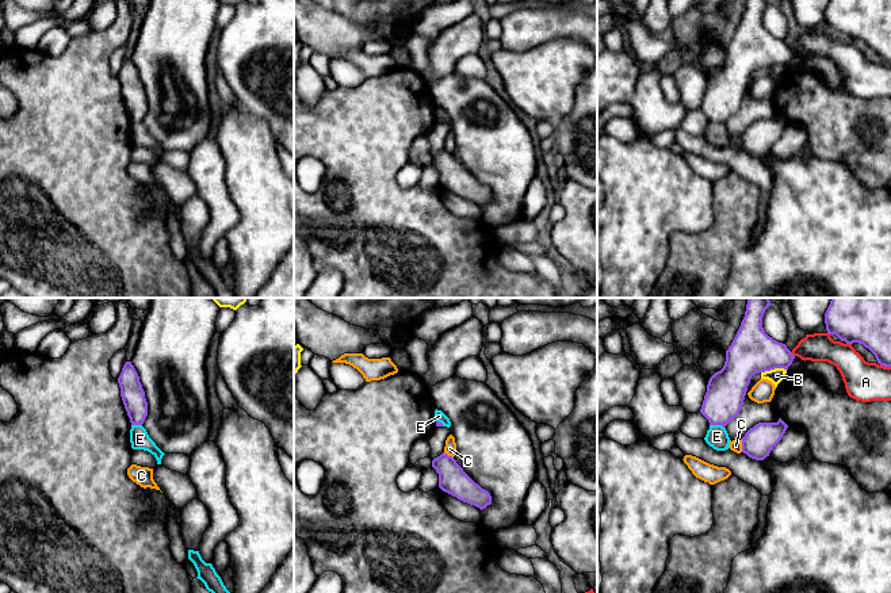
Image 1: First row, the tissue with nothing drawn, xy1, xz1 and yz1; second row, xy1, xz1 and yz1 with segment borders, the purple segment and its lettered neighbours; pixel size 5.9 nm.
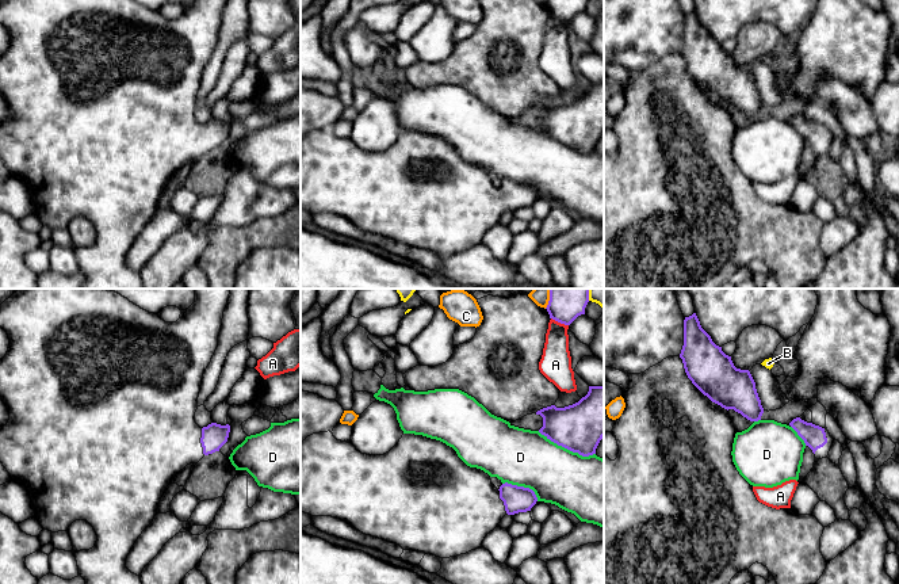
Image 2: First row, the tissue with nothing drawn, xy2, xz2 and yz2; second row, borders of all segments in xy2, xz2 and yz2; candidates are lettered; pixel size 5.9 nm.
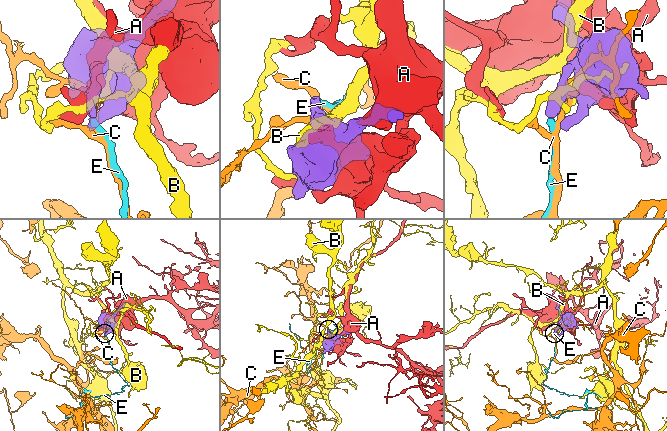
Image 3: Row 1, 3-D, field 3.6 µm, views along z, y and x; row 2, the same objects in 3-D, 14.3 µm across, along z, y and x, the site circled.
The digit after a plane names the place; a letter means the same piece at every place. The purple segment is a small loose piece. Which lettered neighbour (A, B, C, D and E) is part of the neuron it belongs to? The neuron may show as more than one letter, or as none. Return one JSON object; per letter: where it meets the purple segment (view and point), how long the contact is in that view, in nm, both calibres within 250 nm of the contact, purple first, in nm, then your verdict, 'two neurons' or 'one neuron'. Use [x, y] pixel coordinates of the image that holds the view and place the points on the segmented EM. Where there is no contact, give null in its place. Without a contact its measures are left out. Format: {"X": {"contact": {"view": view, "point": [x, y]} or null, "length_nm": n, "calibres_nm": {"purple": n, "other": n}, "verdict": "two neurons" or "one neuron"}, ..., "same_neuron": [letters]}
{"A": {"contact": {"view": "xz2", "point": [559, 321]}, "length_nm": 120, "calibres_nm": {"purple": 240, "other": 190}, "verdict": "two neurons"}, "B": {"contact": {"view": "yz1", "point": [773, 368]}, "length_nm": 150, "calibres_nm": {"purple": 260, "other": 90}, "verdict": "two neurons"}, "C": {"contact": {"view": "yz1", "point": [742, 446]}, "length_nm": 80, "calibres_nm": {"purple": 190, "other": 70}, "verdict": "two neurons"}, "D": {"contact": {"view": "xz2", "point": [566, 447]}, "length_nm": 380, "calibres_nm": {"purple": 280, "other": 360}, "verdict": "two neurons"}, "E": {"contact": {"view": "yz1", "point": [716, 424]}, "length_nm": 90, "calibres_nm": {"purple": 240, "other": 130}, "verdict": "two neurons"}, "same_neuron": []}

